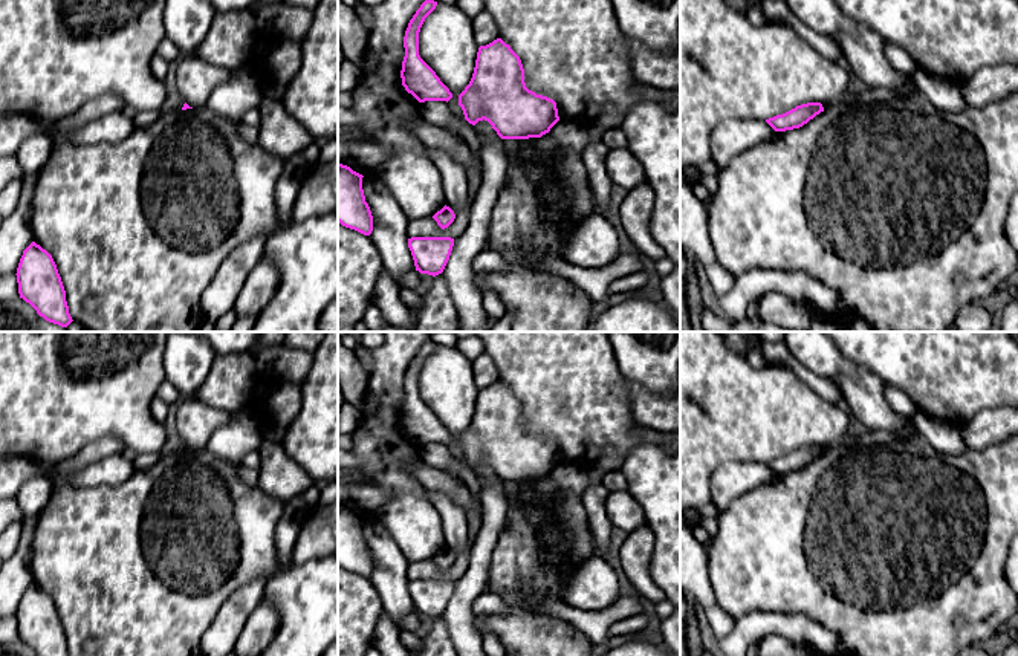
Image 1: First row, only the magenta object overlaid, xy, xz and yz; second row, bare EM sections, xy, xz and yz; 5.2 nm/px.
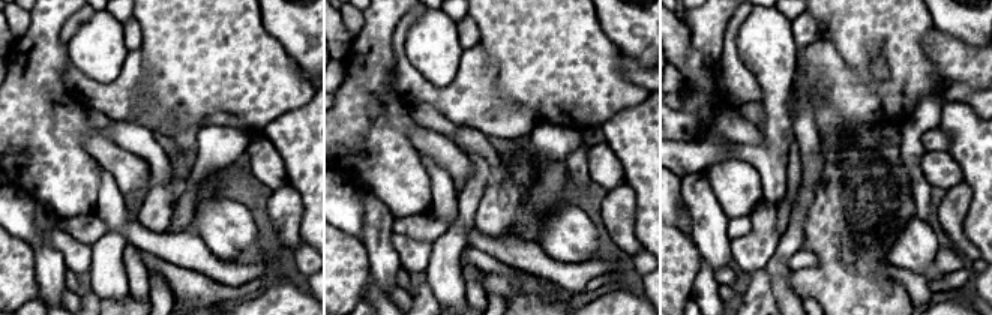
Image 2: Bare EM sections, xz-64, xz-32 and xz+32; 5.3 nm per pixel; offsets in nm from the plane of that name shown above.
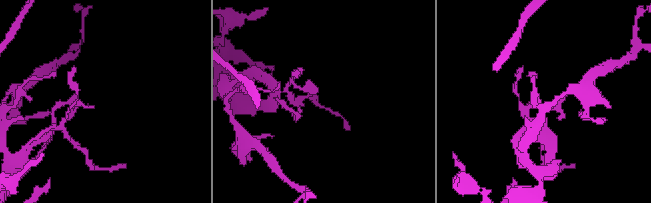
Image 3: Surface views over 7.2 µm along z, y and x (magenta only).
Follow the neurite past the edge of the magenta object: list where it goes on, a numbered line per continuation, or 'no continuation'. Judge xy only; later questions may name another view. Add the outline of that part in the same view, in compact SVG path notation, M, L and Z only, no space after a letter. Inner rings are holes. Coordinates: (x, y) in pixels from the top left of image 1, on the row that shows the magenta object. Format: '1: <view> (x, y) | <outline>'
no continuation

